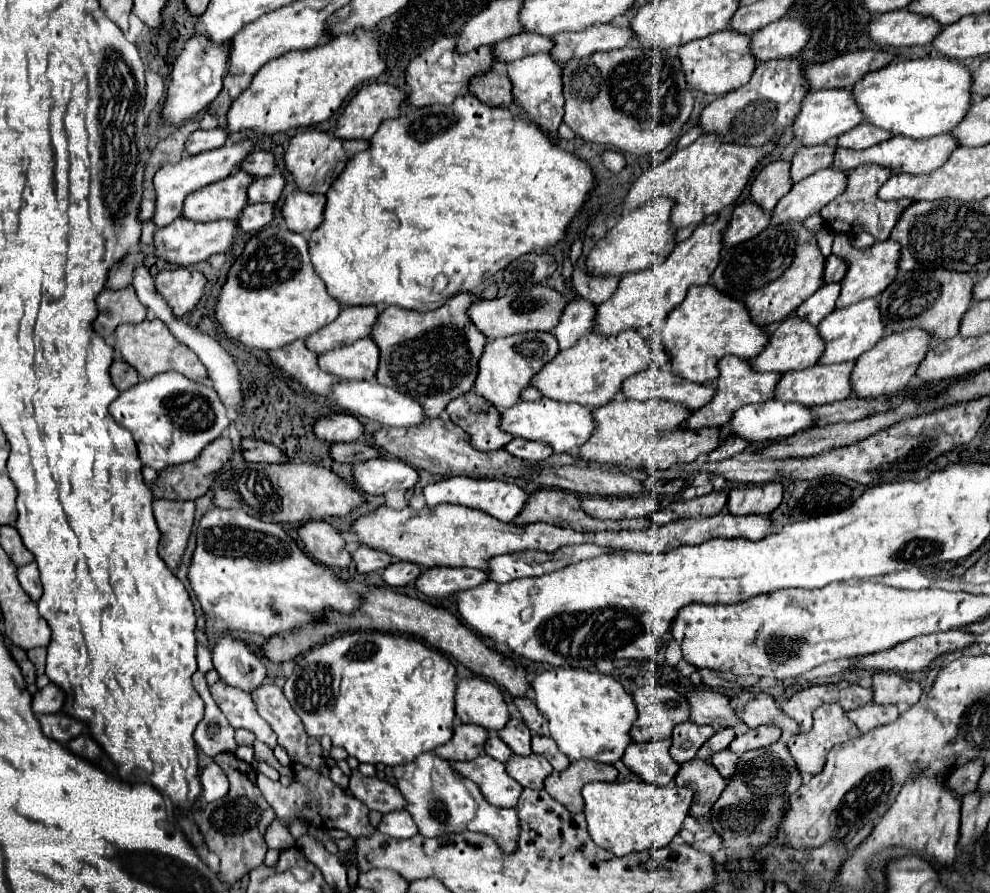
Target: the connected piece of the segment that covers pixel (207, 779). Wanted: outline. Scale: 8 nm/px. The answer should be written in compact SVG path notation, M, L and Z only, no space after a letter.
M210 763L202 771L200 783L202 783L202 797L208 803L216 801L228 793L228 777L222 773L222 769L216 763Z

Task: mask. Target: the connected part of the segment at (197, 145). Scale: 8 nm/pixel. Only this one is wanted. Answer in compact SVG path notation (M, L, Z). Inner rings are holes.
M216 127L216 129L196 129L190 137L188 137L188 143L186 143L186 151L190 155L198 155L198 153L204 153L204 151L212 151L216 147L222 147L226 143L228 135L222 127Z

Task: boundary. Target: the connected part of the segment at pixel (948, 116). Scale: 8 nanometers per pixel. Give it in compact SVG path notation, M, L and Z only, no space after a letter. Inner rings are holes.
M950 57L894 61L866 75L854 85L854 97L866 115L866 123L888 129L894 135L926 139L950 133L972 107L972 73Z

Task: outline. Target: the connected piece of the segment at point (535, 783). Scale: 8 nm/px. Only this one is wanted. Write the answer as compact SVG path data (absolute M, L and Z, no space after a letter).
M512 755L506 763L506 771L512 779L516 779L522 787L528 789L542 789L544 779L552 773L552 765L542 755Z

